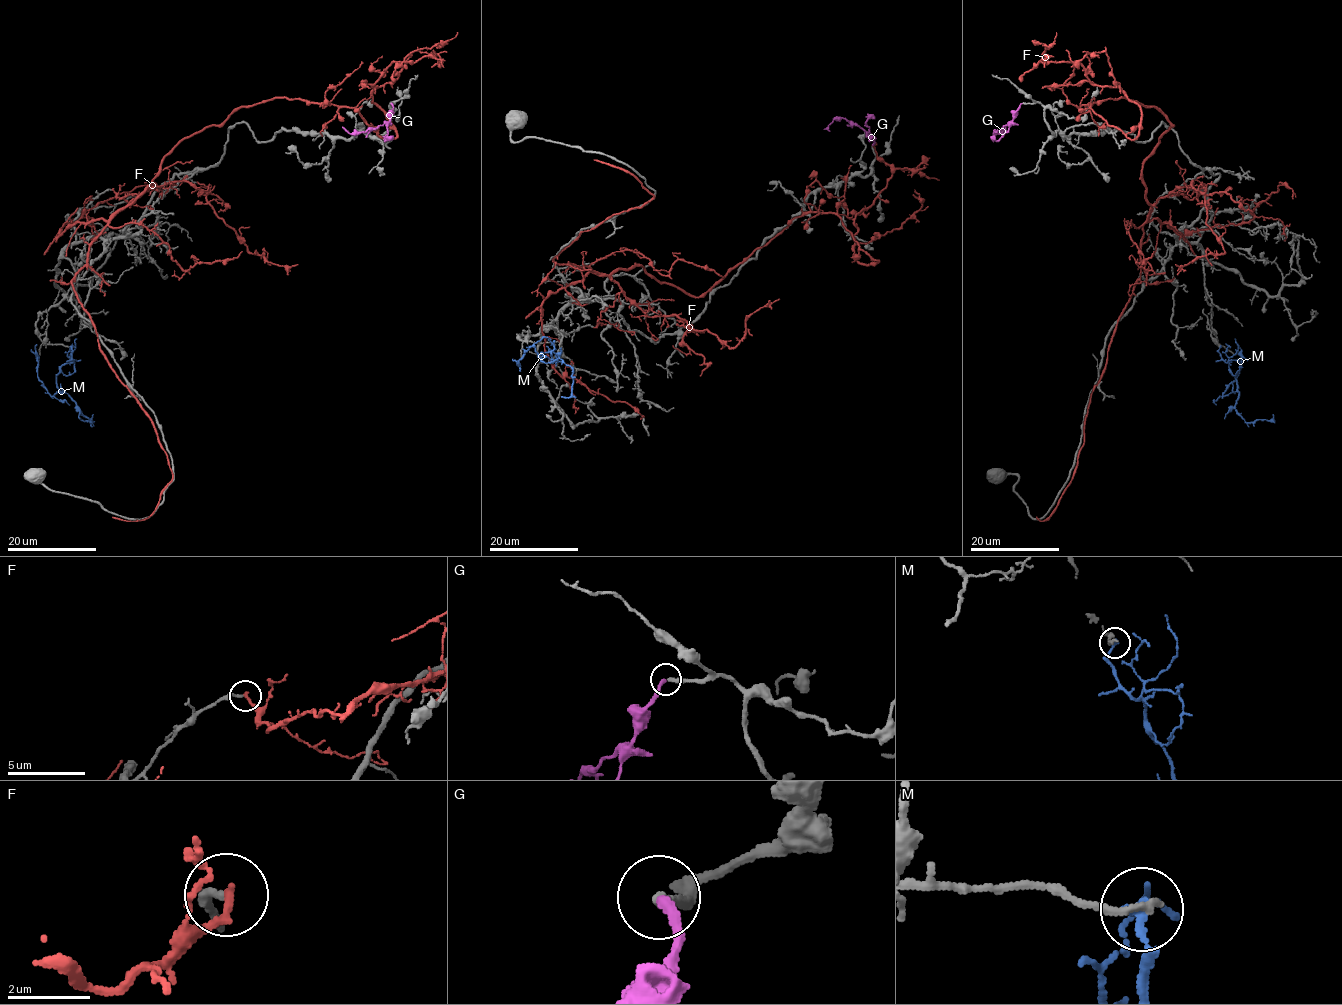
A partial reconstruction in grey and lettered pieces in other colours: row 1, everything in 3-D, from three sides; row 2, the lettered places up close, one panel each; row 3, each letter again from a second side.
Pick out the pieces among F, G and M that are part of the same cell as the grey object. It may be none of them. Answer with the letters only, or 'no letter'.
G

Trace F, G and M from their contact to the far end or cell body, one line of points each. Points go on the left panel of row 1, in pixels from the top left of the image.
F: (112, 189), (139, 195), (130, 205), (183, 139), (276, 98), (353, 107), (389, 139), (373, 85), (457, 32)
G: (391, 103), (391, 119), (376, 128), (352, 134), (342, 127)
M: (71, 347), (72, 361), (60, 368), (57, 387), (68, 394), (91, 422), (80, 418)

